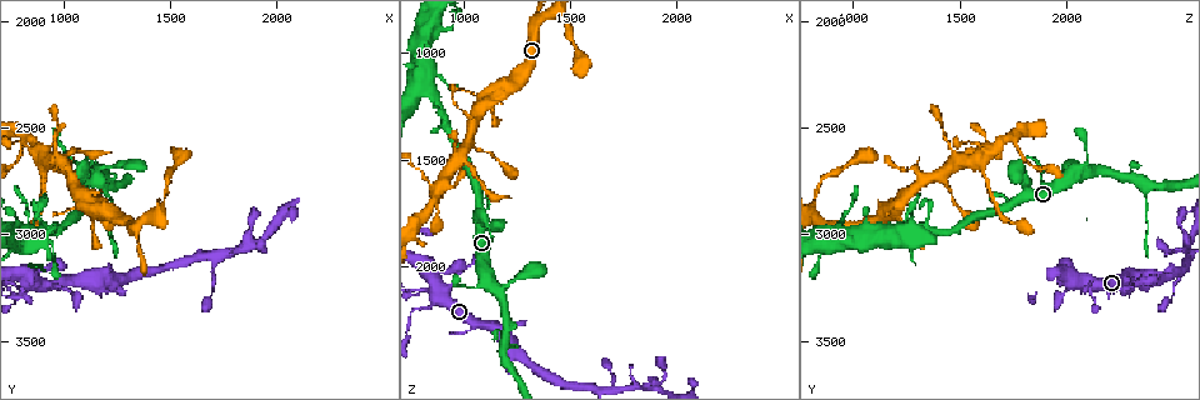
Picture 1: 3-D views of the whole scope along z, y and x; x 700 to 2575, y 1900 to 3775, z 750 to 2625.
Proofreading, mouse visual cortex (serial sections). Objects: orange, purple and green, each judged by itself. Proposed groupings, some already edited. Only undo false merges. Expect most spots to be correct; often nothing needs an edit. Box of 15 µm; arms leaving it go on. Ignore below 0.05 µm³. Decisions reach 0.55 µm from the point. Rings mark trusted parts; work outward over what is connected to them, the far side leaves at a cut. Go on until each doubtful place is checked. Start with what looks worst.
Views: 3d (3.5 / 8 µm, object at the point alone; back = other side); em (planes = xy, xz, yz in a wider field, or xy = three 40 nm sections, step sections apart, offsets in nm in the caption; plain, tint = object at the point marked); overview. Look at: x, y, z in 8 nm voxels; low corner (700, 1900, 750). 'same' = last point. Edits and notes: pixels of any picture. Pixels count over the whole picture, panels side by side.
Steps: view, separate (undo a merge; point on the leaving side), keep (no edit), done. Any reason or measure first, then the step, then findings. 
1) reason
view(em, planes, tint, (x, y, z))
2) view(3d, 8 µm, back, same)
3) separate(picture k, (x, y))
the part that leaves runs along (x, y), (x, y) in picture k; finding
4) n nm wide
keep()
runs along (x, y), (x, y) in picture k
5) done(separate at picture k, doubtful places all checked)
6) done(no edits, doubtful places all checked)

sudden change in width
view(3d, 3.5 µm, (820, 3260, 2180))

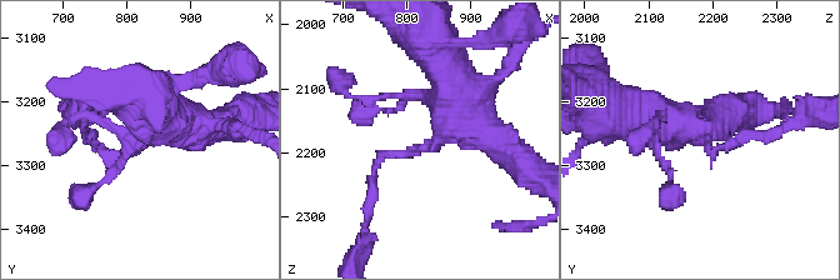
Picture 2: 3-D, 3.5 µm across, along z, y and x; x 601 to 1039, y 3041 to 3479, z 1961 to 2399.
arms of 100, 450 nm
view(em, xy, step 5, tint, (825, 3260, 2195))

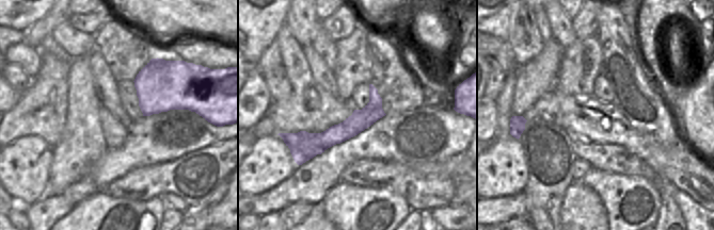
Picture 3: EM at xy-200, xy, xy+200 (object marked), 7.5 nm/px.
another direction
view(em, xy, step 2, tint, same)

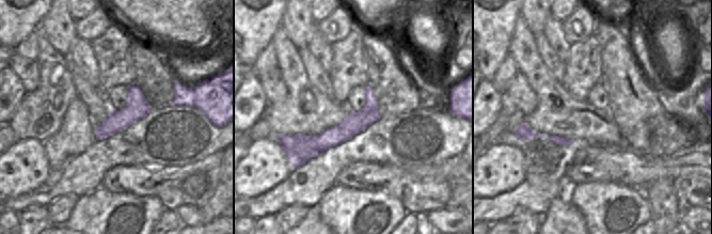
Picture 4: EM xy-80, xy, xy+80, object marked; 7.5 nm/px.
keep()
runs along (210, 128), (123, 154), (91, 139) in picture 2; all the same cell

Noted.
a narrow waist
view(3d, 3.5 µm, (1940, 3080, 2540))

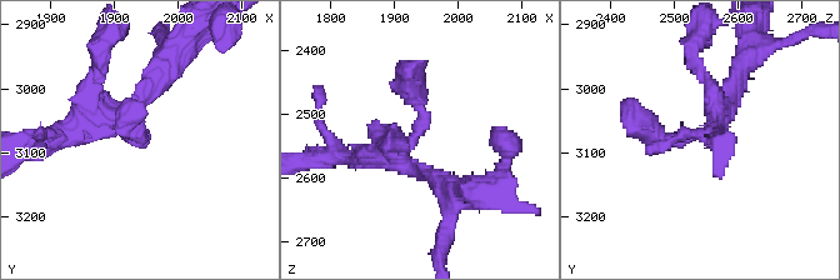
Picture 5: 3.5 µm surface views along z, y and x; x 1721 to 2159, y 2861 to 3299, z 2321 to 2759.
view(em, planes, tint, same)

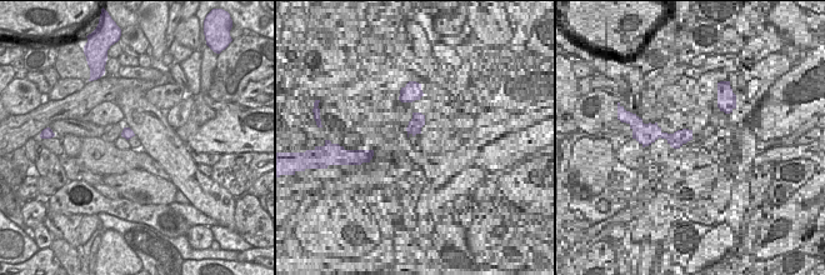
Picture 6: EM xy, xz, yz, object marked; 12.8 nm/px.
keep()
runs along (74, 135), (131, 108) in picture 5; one cell here

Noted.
sharp bend
view(3d, 8 µm, (1090, 2750, 1780))

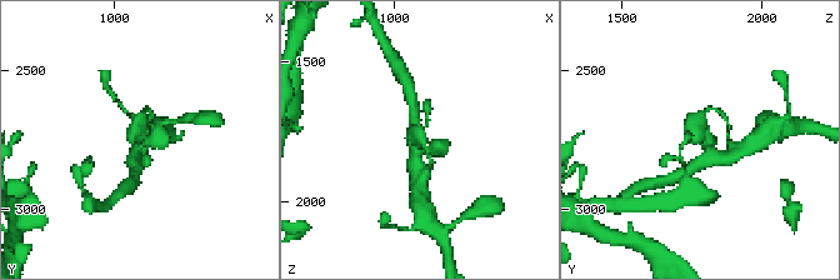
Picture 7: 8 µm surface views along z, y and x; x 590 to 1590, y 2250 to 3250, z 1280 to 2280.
need the tissue
view(em, xy, step 1, tint, (1110, 2740, 1780))

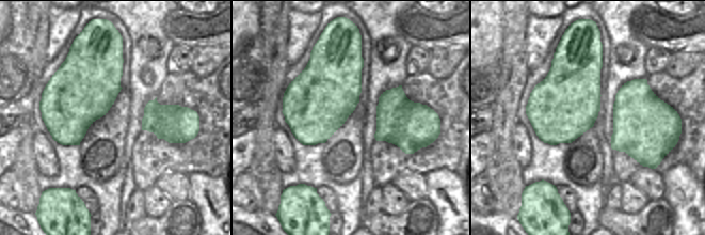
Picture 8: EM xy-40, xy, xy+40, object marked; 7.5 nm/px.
keep()
runs along (720, 158), (700, 131), (690, 143) in picture 7; one cell here

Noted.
done(no edits, doubtful places all checked)

